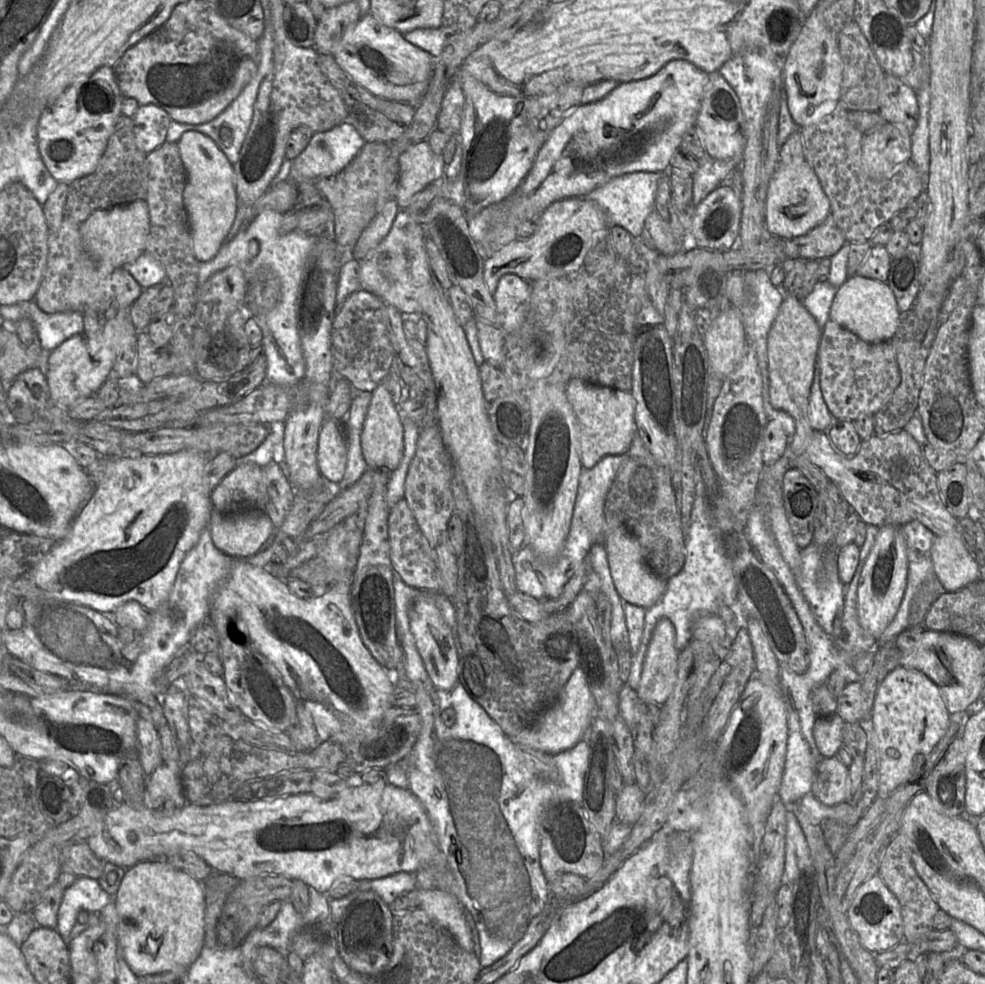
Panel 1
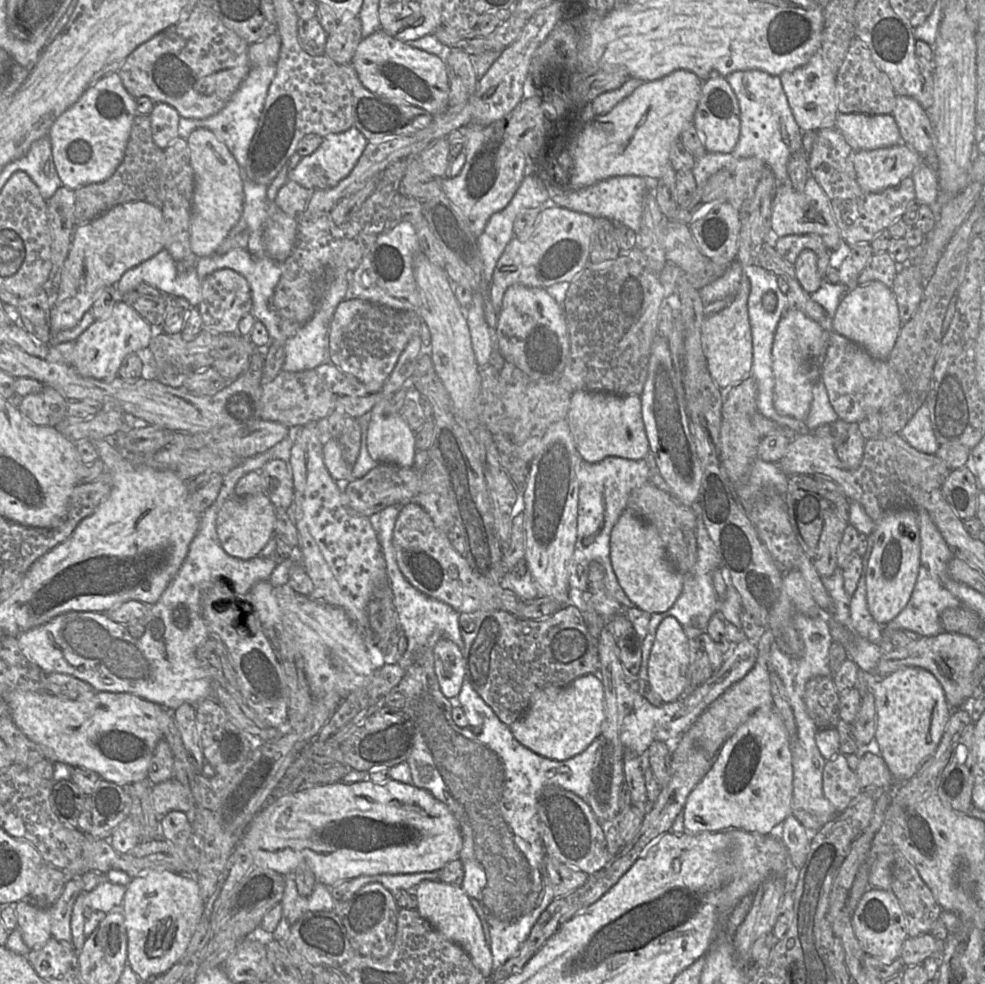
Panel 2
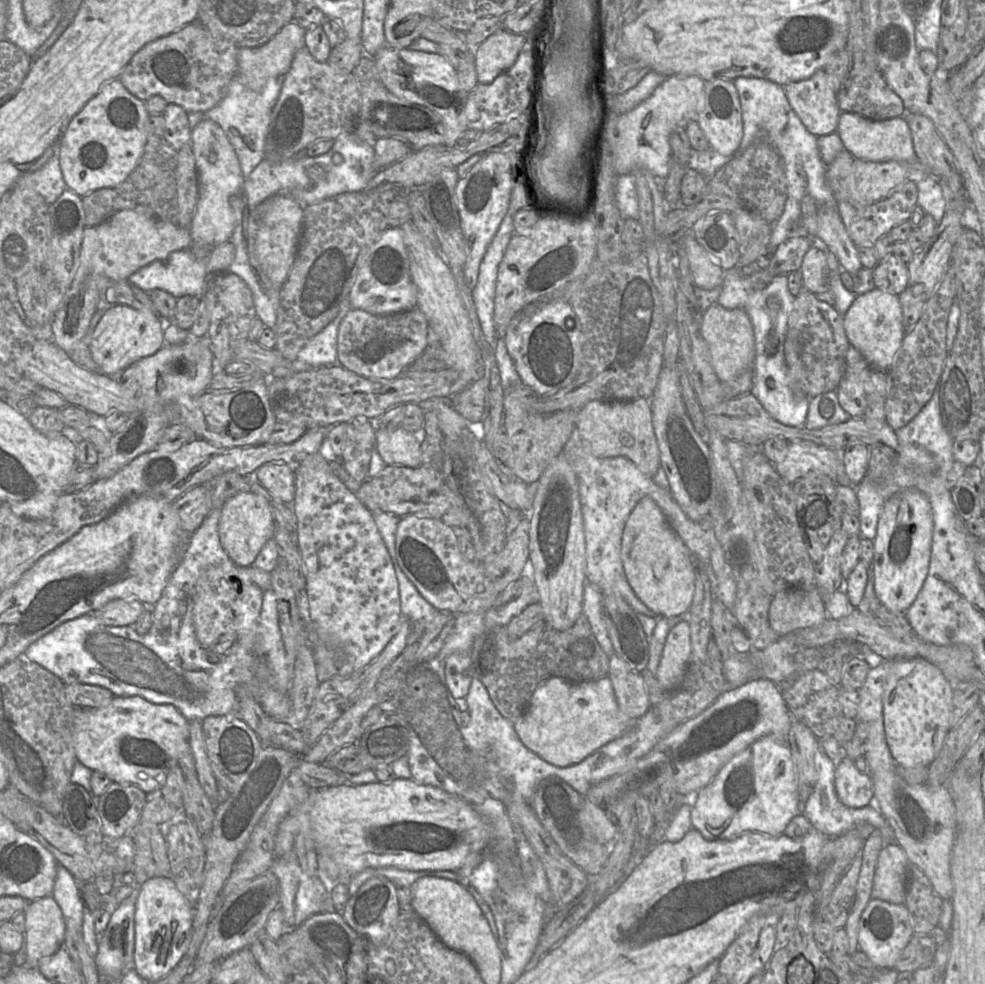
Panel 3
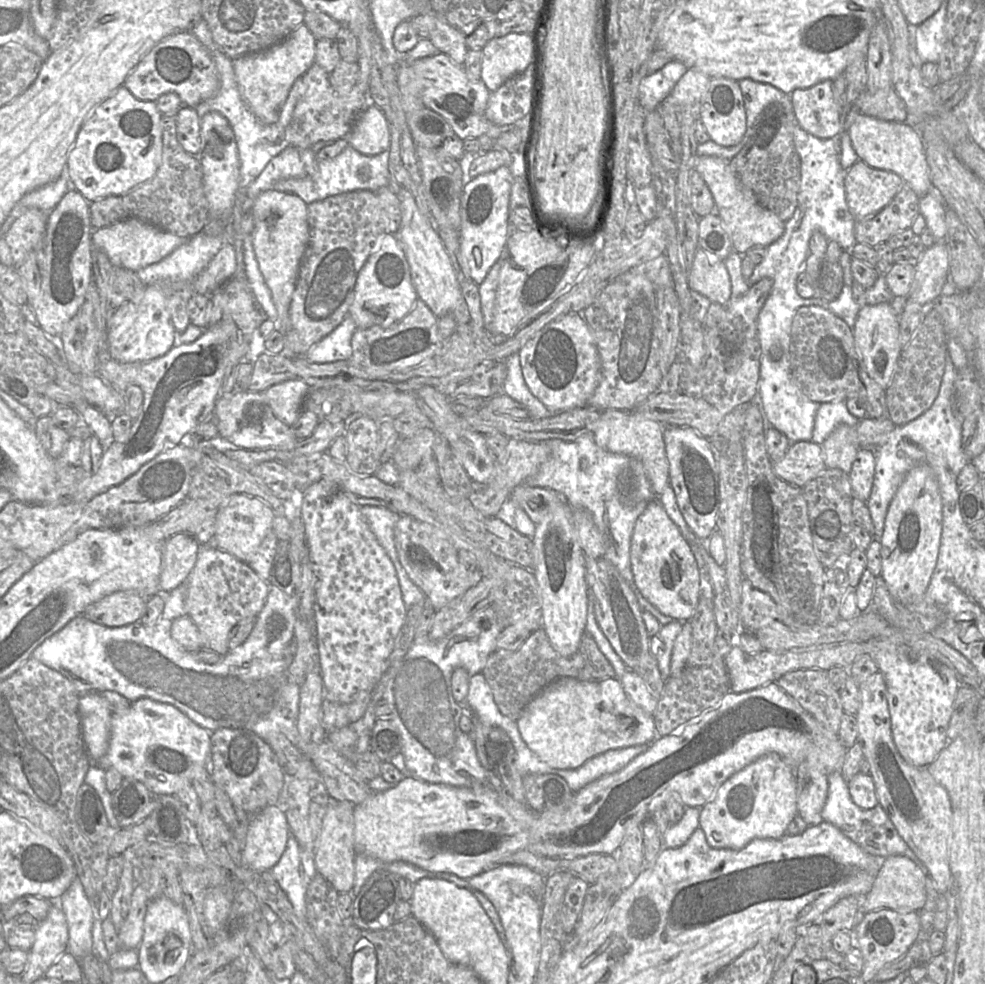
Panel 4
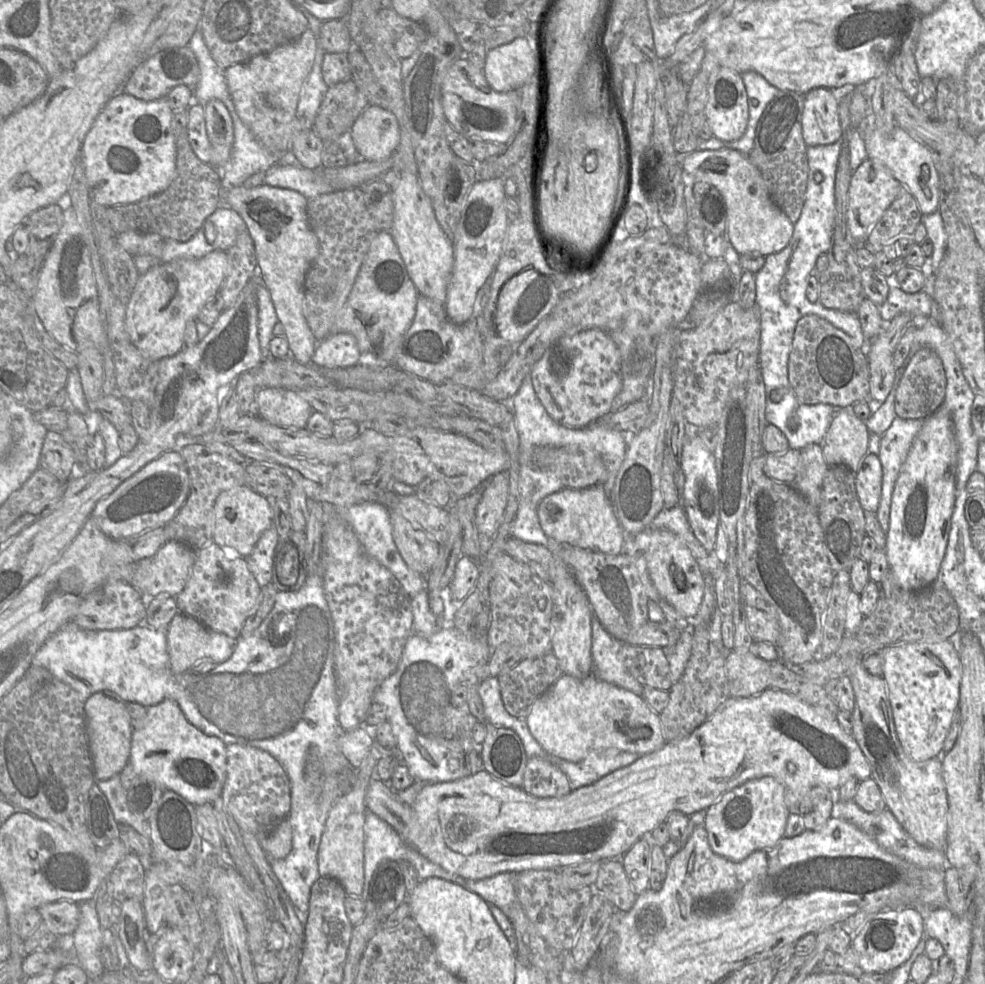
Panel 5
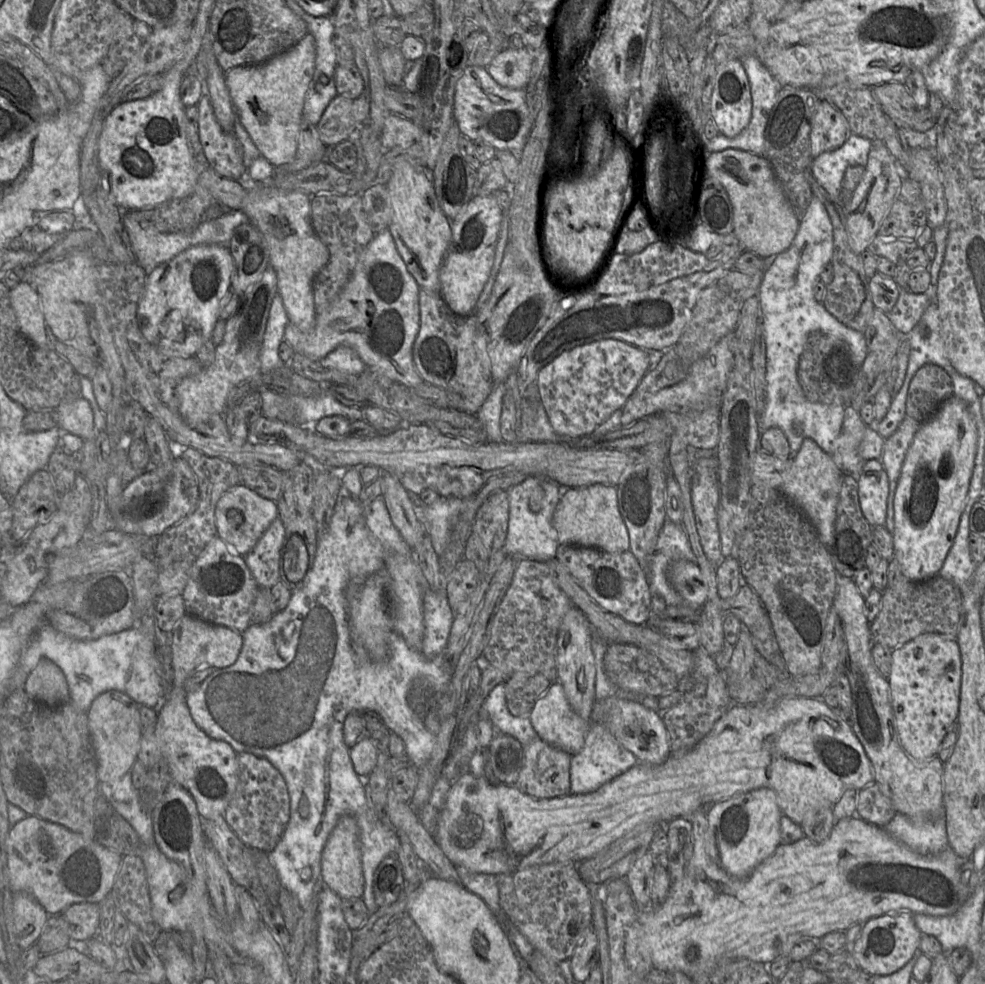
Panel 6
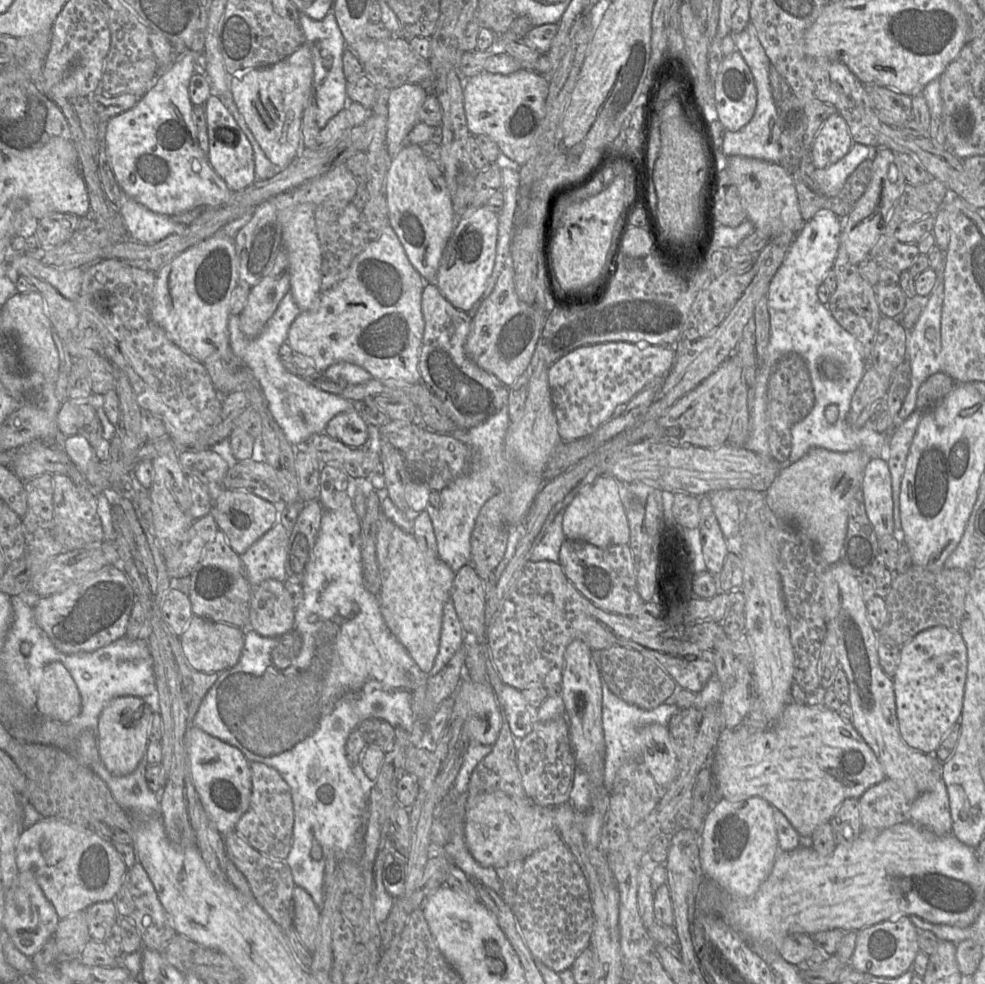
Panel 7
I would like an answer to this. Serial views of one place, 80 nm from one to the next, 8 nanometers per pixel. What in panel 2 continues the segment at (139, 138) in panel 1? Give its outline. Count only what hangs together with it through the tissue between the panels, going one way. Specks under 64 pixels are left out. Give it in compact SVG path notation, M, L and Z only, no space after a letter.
M155 103L149 117L153 140L159 148L165 149L179 138L178 127L181 116L172 106Z

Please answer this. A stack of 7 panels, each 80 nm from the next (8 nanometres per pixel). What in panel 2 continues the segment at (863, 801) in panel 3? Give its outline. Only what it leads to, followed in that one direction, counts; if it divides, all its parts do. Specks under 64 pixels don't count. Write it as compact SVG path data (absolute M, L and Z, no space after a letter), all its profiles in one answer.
M839 754L826 762L823 792L838 812L846 809L862 790L855 772L848 766L845 754Z

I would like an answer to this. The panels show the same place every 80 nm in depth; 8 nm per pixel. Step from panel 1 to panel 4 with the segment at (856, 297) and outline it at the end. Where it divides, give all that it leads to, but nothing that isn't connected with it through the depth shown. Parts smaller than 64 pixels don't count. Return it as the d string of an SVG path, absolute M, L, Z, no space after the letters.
M880 303L861 307L852 327L852 332L863 368L869 377L885 390L895 372L901 352L899 317L892 303Z

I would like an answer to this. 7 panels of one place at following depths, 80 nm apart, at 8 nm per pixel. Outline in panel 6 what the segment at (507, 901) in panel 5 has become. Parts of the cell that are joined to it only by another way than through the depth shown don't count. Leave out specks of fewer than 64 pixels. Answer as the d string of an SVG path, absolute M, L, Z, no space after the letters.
M462 866L456 869L464 888L479 896L493 913L503 912L500 907L498 876L473 873Z

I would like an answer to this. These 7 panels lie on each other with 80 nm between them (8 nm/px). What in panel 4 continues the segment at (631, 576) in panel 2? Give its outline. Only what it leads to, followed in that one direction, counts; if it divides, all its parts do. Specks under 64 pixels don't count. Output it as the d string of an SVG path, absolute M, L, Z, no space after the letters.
M658 497L647 504L635 522L630 561L634 583L642 596L663 614L690 621L701 596L698 564L690 544L668 517Z

